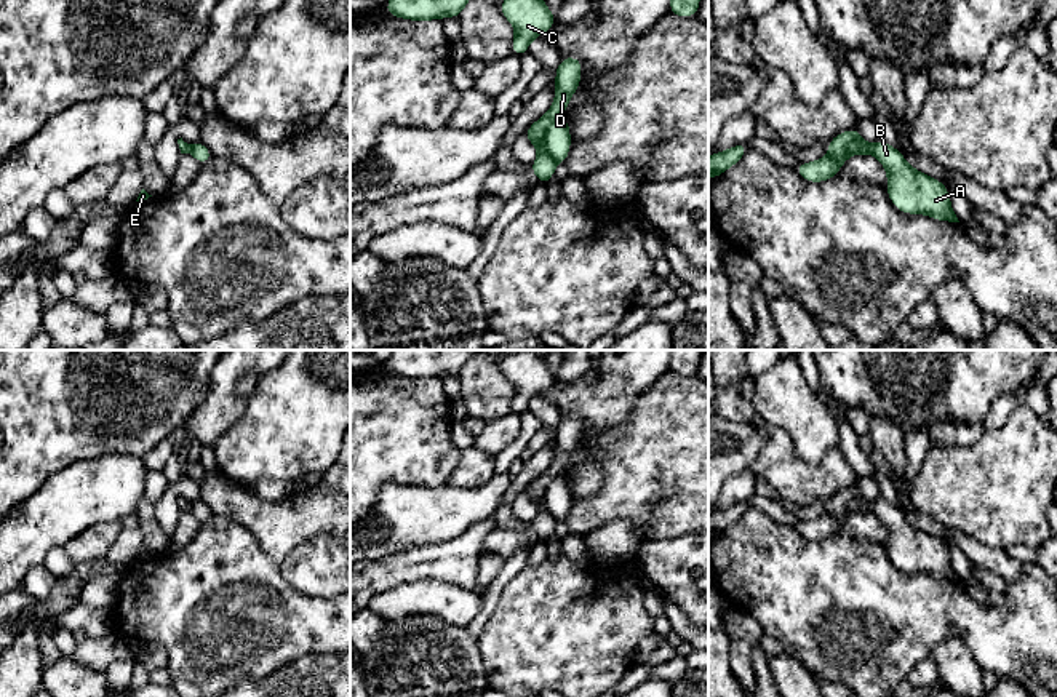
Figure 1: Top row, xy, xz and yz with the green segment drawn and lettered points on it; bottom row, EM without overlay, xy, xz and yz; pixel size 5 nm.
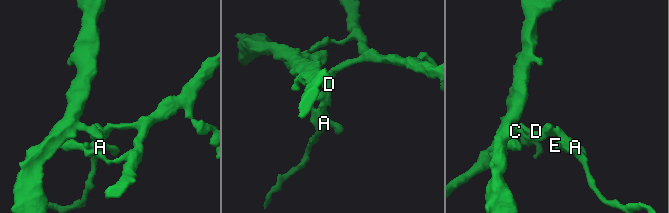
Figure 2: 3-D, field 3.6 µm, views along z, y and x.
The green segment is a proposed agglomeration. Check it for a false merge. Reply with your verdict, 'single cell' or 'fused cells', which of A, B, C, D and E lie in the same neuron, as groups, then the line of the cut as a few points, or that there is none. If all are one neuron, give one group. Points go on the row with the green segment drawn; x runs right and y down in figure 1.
fused cells; A B D E / C; cut in xz along (560, 115), (544, 135), (544, 151), (555, 162)

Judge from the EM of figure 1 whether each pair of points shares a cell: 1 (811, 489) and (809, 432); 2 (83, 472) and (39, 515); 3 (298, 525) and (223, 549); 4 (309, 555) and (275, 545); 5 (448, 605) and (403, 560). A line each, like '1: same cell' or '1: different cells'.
1: different cells
2: same cell
3: different cells
4: different cells
5: different cells

